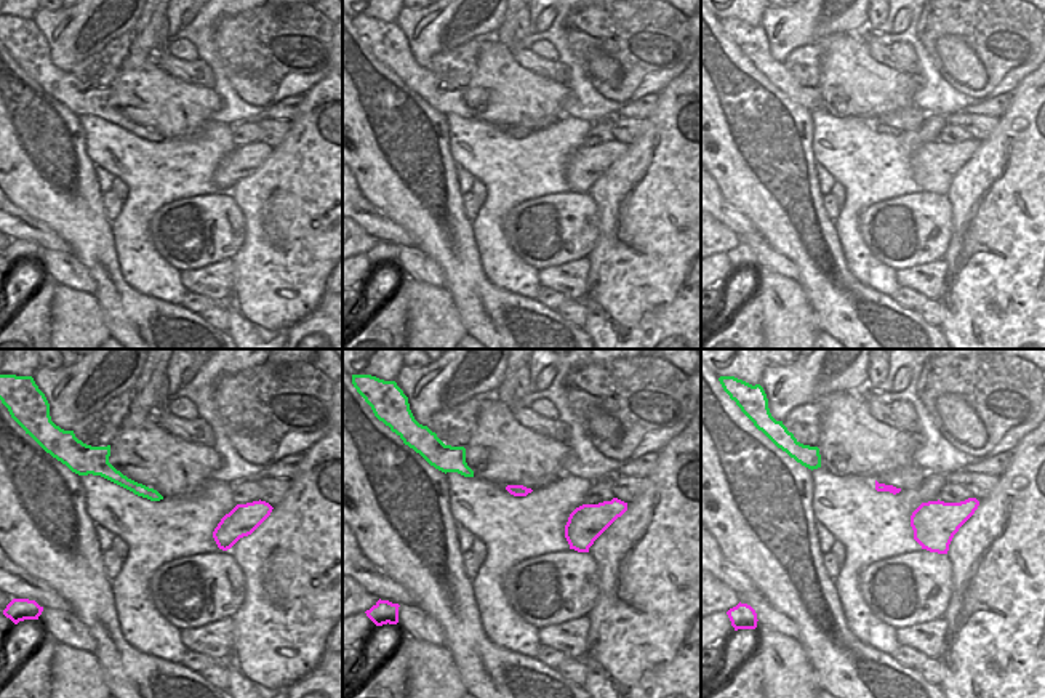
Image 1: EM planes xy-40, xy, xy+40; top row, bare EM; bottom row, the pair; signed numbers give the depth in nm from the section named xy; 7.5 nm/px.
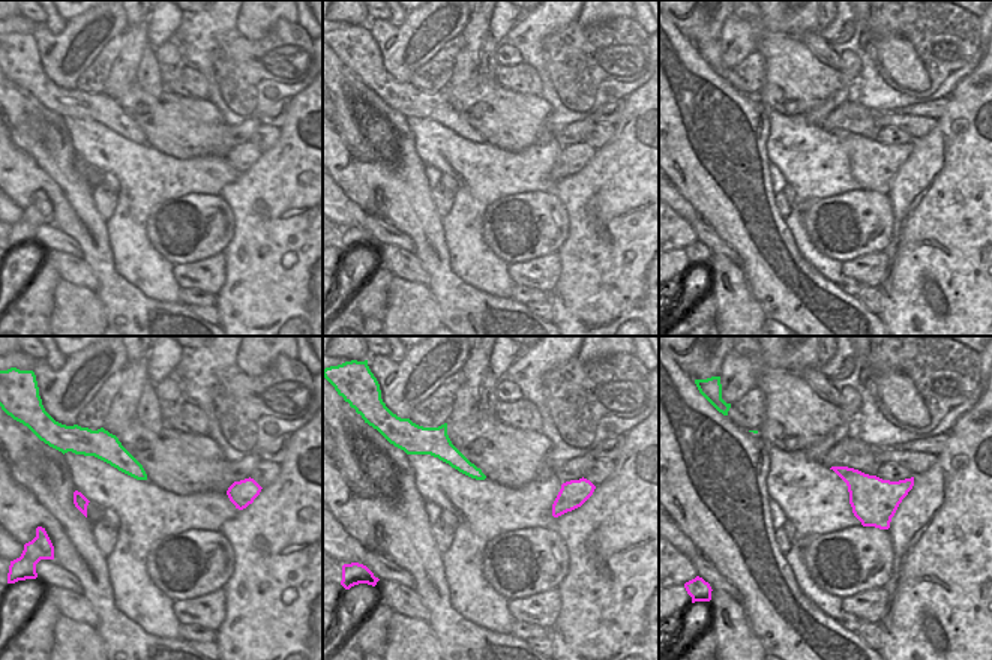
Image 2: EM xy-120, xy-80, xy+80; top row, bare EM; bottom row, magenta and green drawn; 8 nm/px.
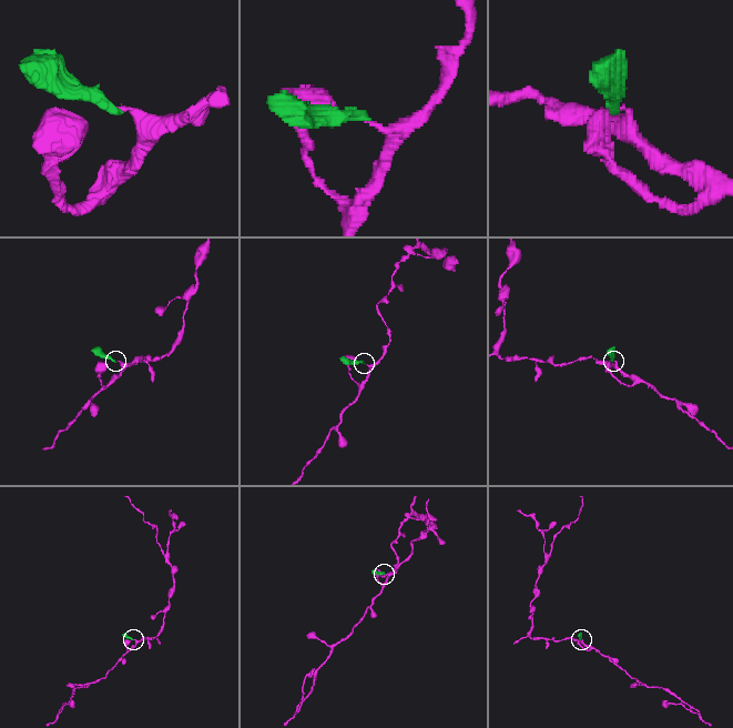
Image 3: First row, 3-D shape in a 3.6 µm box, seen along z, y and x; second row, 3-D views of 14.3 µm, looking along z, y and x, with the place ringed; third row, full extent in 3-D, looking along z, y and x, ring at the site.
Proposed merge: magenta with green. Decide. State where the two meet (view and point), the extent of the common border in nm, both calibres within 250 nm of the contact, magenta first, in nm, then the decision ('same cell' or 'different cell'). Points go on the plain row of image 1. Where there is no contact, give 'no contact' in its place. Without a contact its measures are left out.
no contact; same cell

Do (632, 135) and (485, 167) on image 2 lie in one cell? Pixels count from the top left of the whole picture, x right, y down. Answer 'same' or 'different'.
different

